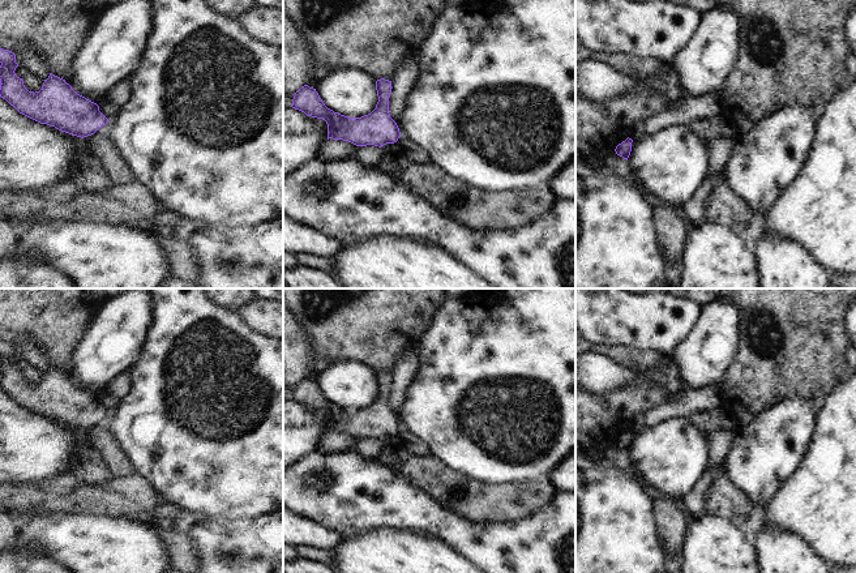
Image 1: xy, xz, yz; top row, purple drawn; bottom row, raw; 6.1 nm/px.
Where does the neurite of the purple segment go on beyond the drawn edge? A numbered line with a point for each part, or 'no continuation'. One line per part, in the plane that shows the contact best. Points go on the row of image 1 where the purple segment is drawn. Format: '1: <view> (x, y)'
no continuation

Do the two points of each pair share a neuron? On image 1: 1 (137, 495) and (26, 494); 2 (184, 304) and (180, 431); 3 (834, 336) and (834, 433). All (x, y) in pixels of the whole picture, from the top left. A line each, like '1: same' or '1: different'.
1: same
2: same
3: different

